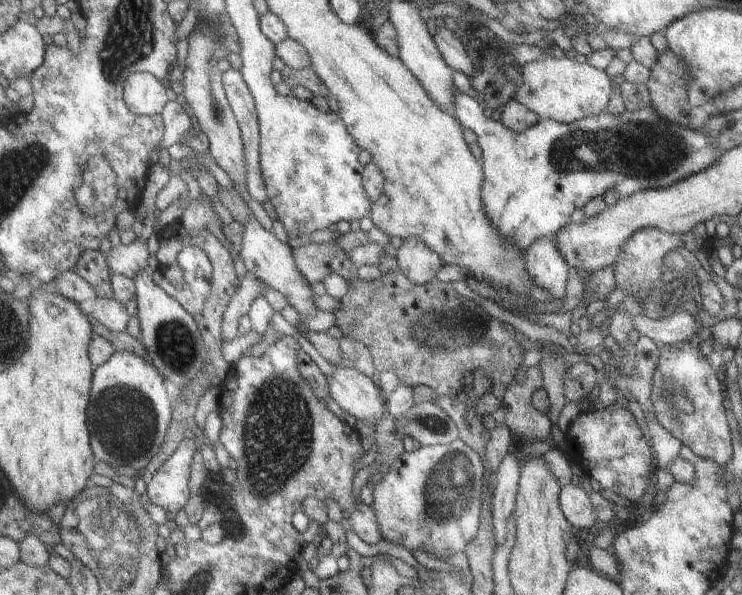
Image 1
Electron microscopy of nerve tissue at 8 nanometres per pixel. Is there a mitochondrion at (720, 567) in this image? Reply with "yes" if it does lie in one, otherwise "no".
no

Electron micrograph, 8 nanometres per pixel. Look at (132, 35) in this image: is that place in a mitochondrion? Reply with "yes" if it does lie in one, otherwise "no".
yes

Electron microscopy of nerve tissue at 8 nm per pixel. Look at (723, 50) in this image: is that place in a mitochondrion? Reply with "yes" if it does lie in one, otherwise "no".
no

